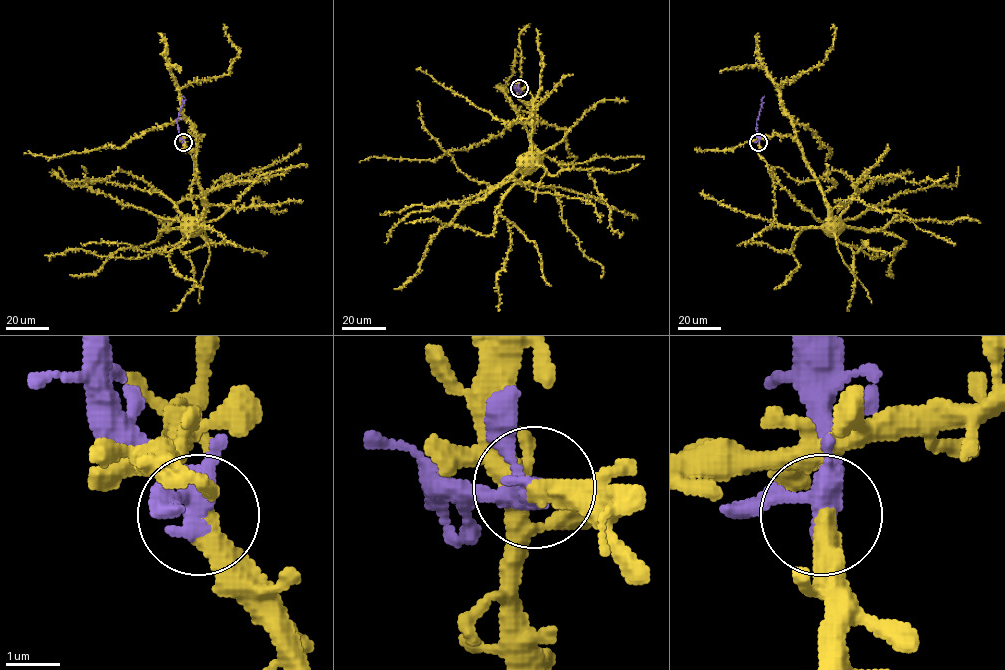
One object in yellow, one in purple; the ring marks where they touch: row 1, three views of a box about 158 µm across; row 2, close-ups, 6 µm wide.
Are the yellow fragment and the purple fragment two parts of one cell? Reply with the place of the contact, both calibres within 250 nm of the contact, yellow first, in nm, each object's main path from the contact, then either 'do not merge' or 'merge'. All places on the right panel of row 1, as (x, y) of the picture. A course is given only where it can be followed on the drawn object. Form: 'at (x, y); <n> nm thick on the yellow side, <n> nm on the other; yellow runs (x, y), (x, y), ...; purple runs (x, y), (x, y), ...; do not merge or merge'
at (758, 142); 280 nm thick on the yellow side, 320 nm on the other; yellow runs (758, 142), (775, 186), (774, 219), (798, 228), (820, 227), (828, 206), (790, 118), (833, 154); purple runs (758, 142), (757, 119), (764, 95); merge

